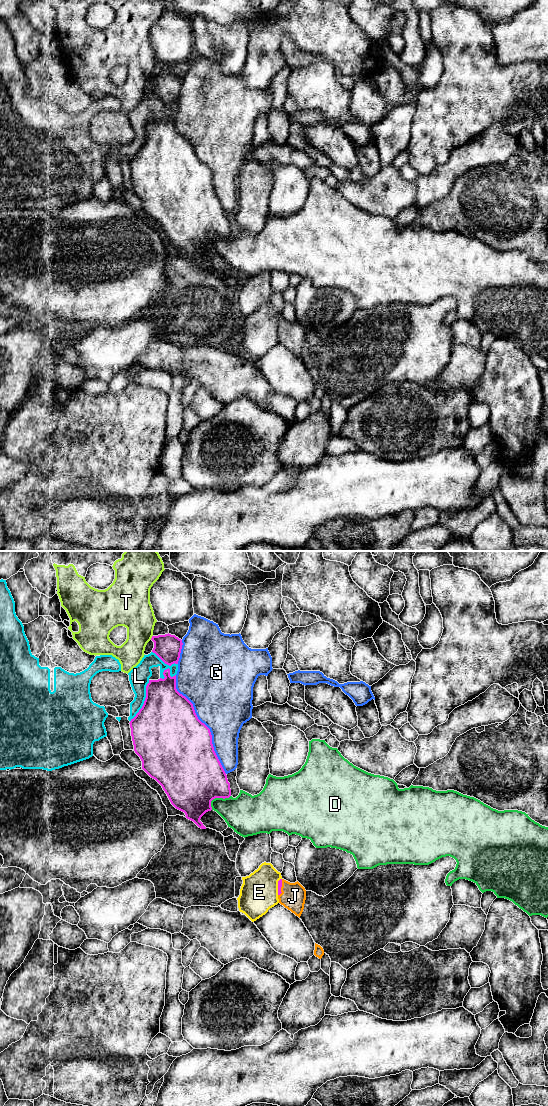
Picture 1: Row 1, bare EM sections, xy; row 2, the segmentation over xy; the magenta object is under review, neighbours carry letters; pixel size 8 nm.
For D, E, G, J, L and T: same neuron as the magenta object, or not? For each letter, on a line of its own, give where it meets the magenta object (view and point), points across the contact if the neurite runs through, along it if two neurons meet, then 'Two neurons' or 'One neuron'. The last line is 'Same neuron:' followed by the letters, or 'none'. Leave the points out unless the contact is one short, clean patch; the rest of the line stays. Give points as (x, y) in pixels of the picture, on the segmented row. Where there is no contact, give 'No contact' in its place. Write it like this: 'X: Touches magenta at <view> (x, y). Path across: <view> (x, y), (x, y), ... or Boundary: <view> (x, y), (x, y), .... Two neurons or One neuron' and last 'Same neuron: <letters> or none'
D: Touches magenta at xy (216, 797). Two neurons
E: Touches magenta at xy (278, 886). Two neurons
G: Touches magenta at xy (204, 724). Two neurons
J: Touches magenta at xy (281, 886). Path across: xy (280, 881), (281, 886), (293, 896). One neuron
L: Touches magenta at xy (167, 664). Two neurons
T: Touches magenta at xy (152, 637). Two neurons
Same neuron: J

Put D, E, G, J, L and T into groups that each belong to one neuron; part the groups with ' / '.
D / E / G / J / L / T

